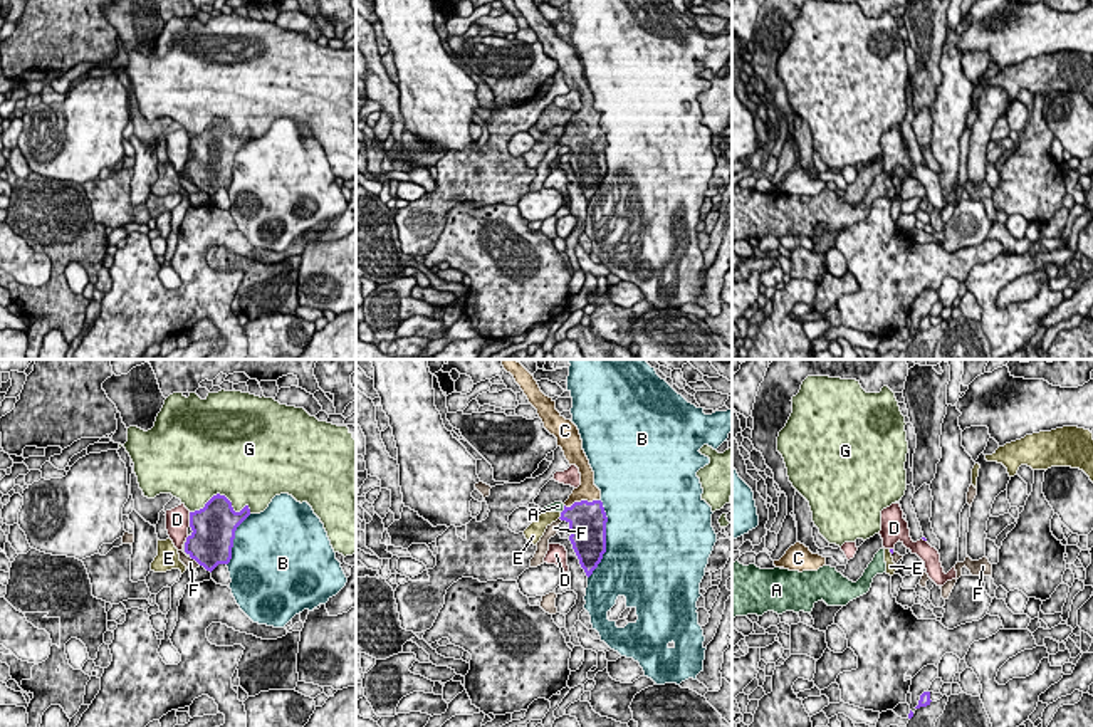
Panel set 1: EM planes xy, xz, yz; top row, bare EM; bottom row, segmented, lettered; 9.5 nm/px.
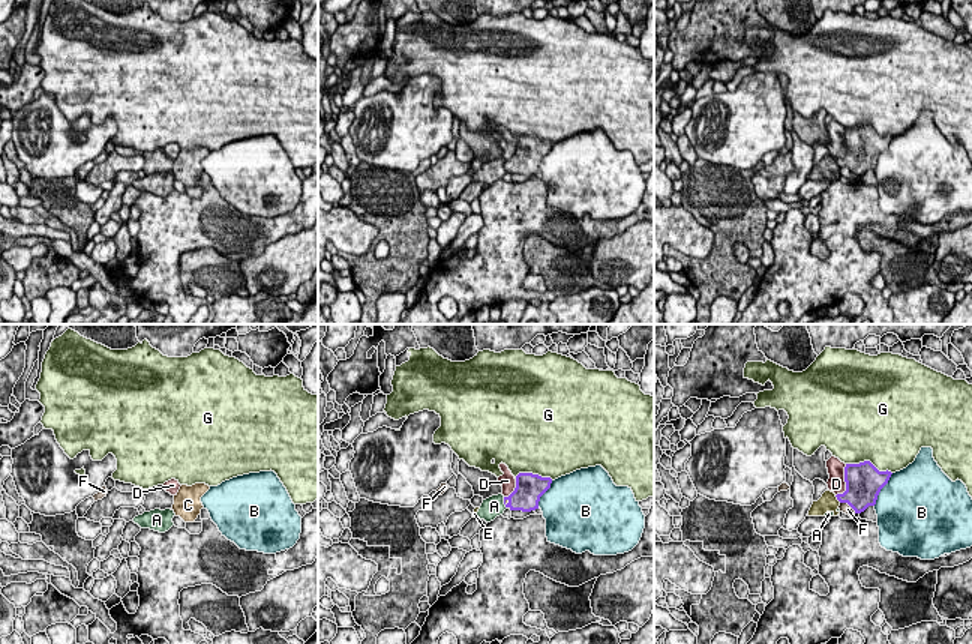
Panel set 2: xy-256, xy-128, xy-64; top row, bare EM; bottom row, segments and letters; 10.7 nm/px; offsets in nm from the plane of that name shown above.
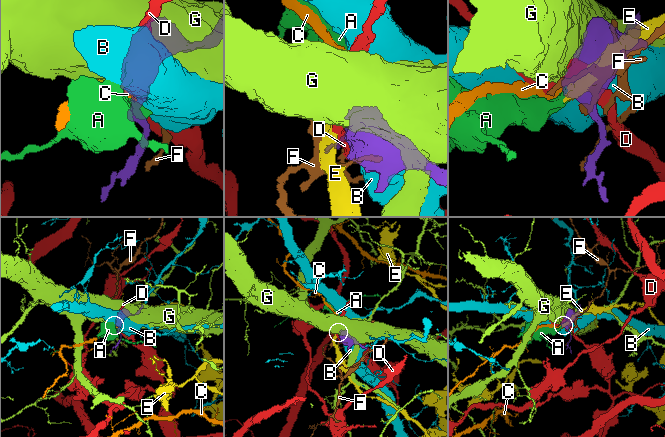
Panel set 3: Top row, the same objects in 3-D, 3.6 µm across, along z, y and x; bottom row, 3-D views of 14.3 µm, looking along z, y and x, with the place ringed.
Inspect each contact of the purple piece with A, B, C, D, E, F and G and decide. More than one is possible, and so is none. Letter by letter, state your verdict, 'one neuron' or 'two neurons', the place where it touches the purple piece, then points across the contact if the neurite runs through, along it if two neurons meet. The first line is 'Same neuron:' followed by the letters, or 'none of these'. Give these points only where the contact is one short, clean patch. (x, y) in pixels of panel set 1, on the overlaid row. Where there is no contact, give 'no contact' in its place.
Same neuron: C
A: two neurons; contact xz (564, 509); border xz (564, 506), (561, 512)
B: two neurons; contact xz (605, 539)
C: one neuron; contact xz (581, 501); way xz (586, 519), (581, 501), (586, 491)
D: two neurons; contact xy (190, 519)
E: two neurons; contact xz (561, 516); border xz (561, 512), (558, 517)
F: two neurons; contact xy (195, 559)
G: two neurons; contact xy (222, 496)

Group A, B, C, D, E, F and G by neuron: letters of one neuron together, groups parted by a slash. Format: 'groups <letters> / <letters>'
groups A E / B / C / D / F / G

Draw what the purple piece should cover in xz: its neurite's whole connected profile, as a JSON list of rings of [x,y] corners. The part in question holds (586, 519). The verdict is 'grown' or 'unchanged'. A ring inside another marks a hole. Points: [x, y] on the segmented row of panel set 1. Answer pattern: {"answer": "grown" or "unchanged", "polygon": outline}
{"answer": "grown", "polygon": [[[515,359],[500,361],[504,369],[514,376],[529,403],[537,410],[544,428],[557,438],[557,447],[562,448],[569,465],[579,468],[581,485],[564,502],[559,519],[569,524],[569,541],[589,578],[606,552],[608,517],[599,500],[601,490],[594,485],[594,472],[583,450],[579,430],[556,410],[556,401],[541,391],[534,376],[520,363]]]}

